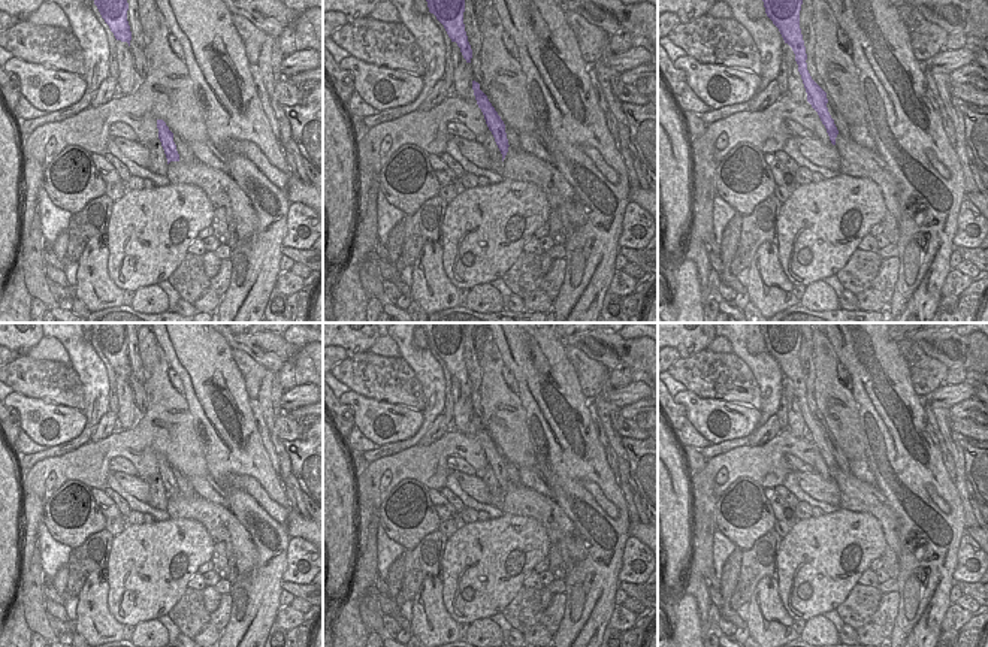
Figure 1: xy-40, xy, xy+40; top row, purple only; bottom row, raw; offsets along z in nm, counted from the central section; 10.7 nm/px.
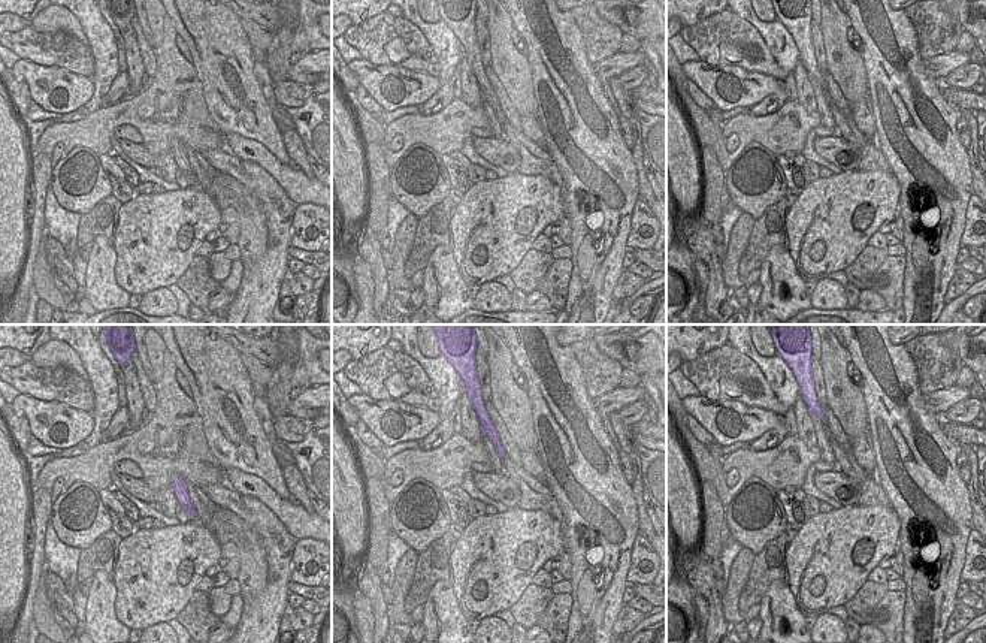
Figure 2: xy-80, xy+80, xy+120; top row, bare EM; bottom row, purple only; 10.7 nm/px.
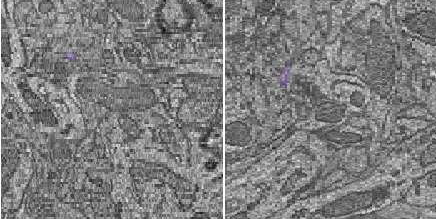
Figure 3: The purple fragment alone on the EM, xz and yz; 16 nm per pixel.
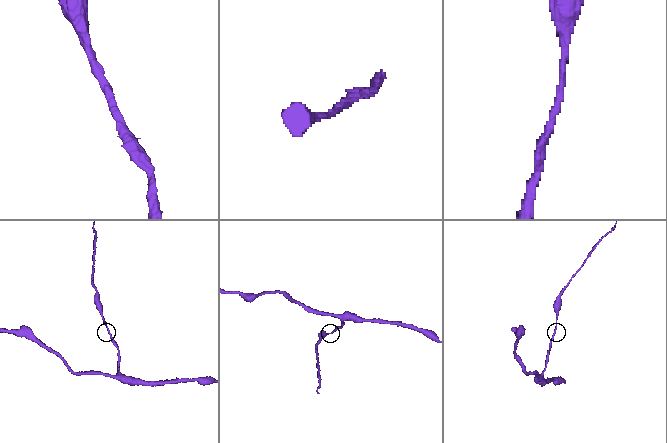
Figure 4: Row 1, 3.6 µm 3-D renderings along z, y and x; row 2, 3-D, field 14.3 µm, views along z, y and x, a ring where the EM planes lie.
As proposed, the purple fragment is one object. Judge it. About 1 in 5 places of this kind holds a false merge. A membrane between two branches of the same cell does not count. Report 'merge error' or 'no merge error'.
no merge error

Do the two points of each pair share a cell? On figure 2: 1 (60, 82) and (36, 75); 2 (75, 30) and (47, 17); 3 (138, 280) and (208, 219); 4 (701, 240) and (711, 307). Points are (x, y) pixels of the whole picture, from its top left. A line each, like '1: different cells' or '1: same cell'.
1: same cell
2: same cell
3: same cell
4: same cell

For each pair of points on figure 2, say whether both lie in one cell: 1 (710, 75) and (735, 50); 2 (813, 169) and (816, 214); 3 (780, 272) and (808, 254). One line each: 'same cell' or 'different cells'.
1: different cells
2: different cells
3: different cells

